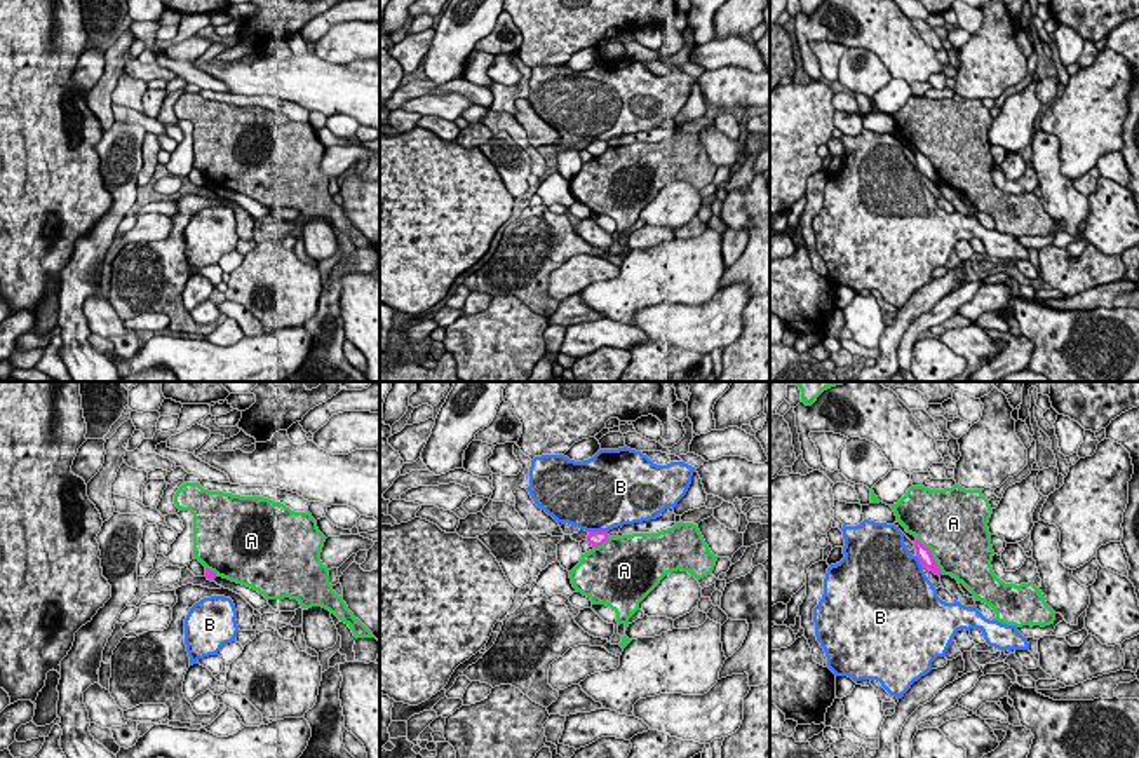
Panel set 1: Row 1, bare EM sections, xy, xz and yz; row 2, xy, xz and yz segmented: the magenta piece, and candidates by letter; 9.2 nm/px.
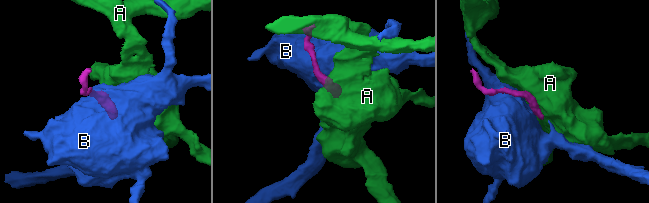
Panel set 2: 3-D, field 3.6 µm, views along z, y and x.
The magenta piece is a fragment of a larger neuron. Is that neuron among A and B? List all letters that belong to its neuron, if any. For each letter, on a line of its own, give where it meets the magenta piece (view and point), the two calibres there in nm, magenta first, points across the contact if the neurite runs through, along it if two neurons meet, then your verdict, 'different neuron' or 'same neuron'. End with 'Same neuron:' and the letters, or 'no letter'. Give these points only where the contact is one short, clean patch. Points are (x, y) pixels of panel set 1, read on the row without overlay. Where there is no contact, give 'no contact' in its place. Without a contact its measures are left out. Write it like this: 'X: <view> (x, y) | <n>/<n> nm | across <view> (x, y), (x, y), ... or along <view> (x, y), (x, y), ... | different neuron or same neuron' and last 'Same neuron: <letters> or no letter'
A: yz (930, 164) | 130/480 nm | same neuron
B: xz (598, 142) | 140/480 nm | different neuron
Same neuron: A

